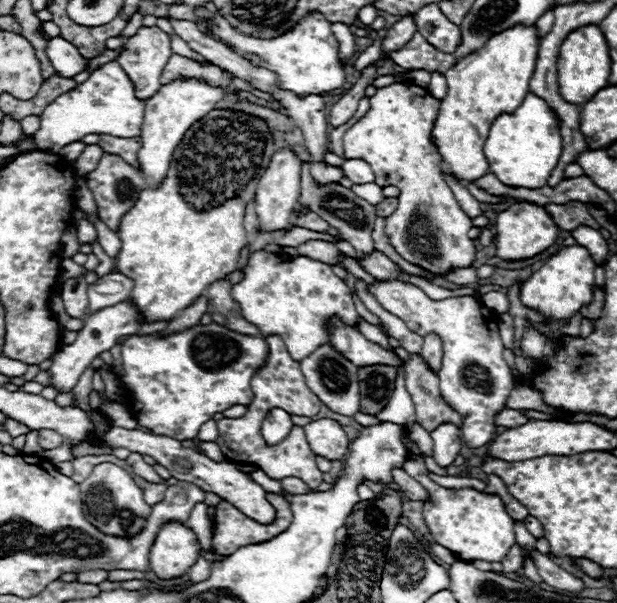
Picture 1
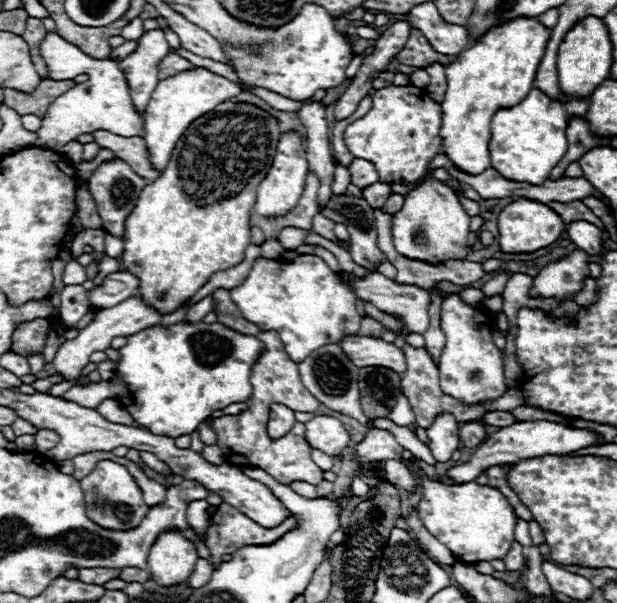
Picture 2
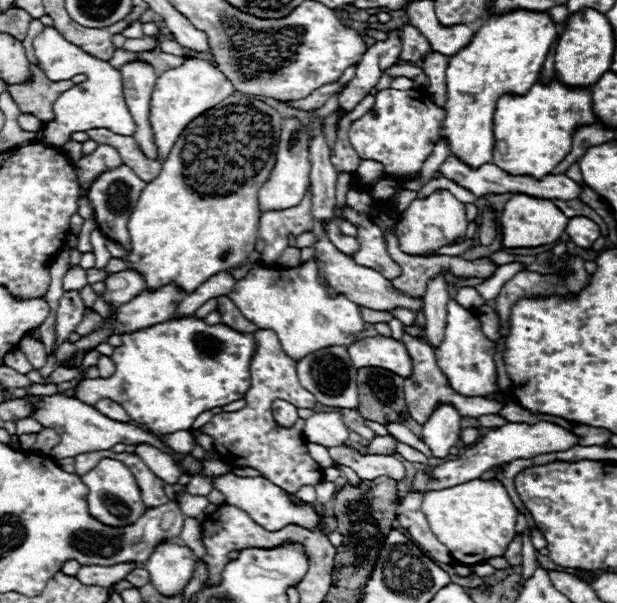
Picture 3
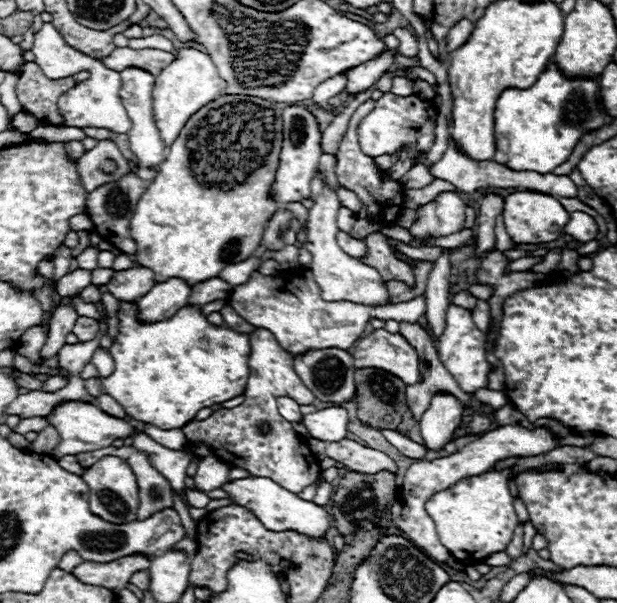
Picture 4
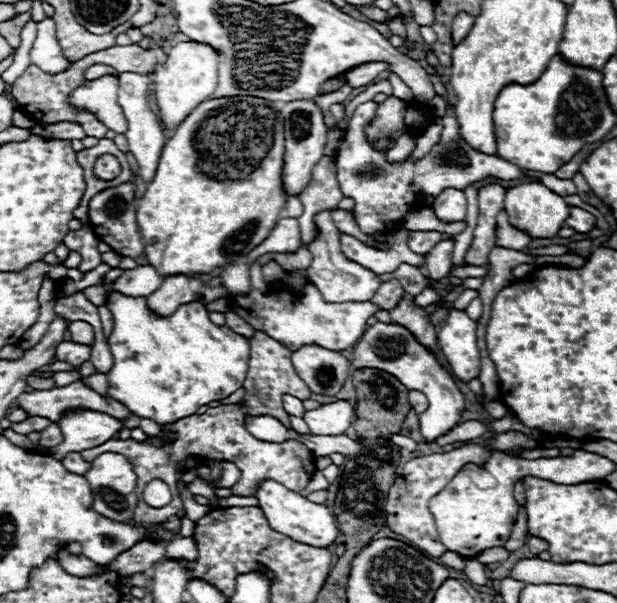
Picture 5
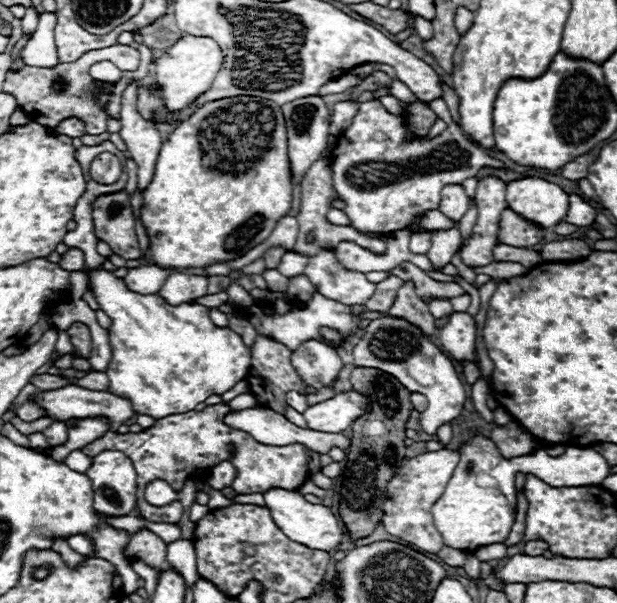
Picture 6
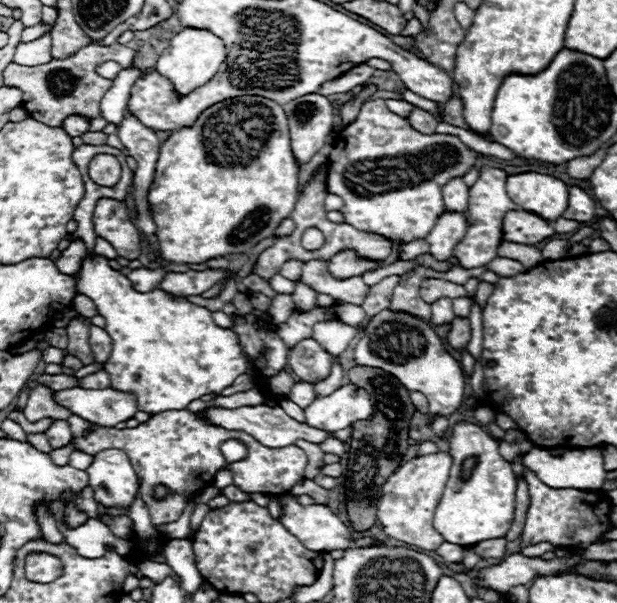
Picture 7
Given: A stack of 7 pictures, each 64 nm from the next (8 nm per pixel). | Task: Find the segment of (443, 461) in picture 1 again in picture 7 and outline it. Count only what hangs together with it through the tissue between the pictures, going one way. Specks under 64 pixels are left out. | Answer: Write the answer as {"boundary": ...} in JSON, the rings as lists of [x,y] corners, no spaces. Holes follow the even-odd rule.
{"boundary":[[[382,310],[376,314],[360,336],[360,342],[354,350],[354,360],[358,366],[382,368],[394,374],[408,390],[422,392],[430,402],[430,420],[436,414],[452,414],[464,400],[466,376],[460,362],[448,352],[444,340],[434,330],[434,324],[412,314],[394,310]]]}

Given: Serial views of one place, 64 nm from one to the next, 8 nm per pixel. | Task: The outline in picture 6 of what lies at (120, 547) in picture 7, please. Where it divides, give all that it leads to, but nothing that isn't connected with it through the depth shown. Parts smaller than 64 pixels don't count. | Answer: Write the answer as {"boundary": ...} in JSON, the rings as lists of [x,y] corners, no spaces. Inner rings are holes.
{"boundary":[[[70,536],[70,538],[66,538],[68,540],[68,544],[70,544],[70,548],[74,550],[74,552],[78,552],[78,554],[82,554],[82,556],[90,556],[92,552],[94,552],[94,544],[92,544],[92,540],[88,538],[88,536]]]}

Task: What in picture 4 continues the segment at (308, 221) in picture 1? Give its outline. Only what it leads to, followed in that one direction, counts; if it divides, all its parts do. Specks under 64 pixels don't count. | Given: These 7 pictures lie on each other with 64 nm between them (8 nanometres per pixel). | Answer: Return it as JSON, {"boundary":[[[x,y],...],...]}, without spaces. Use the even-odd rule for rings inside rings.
{"boundary":[[[338,230],[338,234],[336,234],[336,242],[338,242],[338,246],[342,246],[342,250],[344,250],[346,254],[350,254],[350,258],[362,260],[362,258],[366,256],[366,252],[368,252],[368,248],[366,248],[364,242],[348,236],[348,234],[342,232],[342,230]]]}

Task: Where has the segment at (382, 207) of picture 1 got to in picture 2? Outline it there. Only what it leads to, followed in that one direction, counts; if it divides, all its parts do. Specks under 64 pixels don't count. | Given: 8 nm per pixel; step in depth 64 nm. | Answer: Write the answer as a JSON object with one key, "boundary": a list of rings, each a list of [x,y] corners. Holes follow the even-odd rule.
{"boundary":[[[392,194],[392,196],[386,200],[386,204],[382,206],[382,210],[390,212],[390,214],[396,214],[402,206],[404,206],[404,196],[402,196],[402,194]]]}

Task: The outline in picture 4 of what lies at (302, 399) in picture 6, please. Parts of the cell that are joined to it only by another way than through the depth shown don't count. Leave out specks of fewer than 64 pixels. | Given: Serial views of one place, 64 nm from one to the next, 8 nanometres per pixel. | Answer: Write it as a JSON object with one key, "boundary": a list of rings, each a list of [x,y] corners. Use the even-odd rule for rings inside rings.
{"boundary":[[[288,396],[278,398],[278,410],[280,410],[280,414],[282,414],[286,420],[290,420],[290,422],[298,422],[298,420],[302,420],[300,404],[294,402],[294,400],[288,398]]]}

